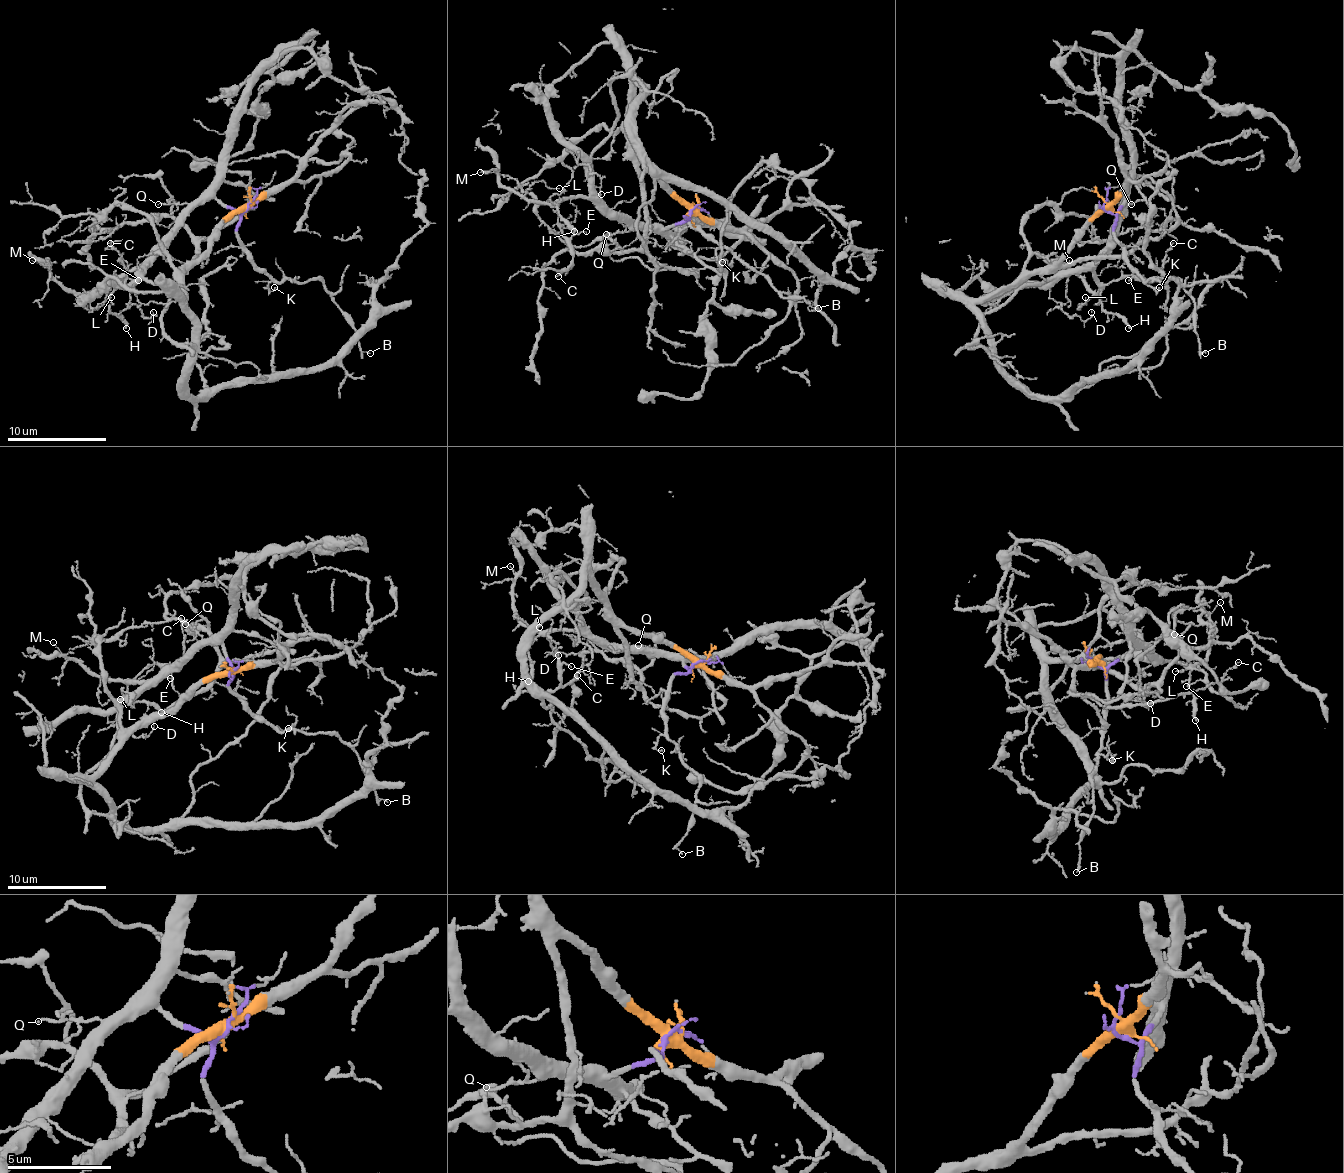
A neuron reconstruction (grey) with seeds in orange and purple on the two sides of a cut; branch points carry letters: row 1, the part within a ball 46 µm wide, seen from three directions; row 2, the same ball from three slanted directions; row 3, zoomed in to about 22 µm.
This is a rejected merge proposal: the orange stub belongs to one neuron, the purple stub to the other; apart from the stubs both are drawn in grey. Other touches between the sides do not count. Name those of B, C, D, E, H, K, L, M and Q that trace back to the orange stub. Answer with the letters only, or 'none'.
none

